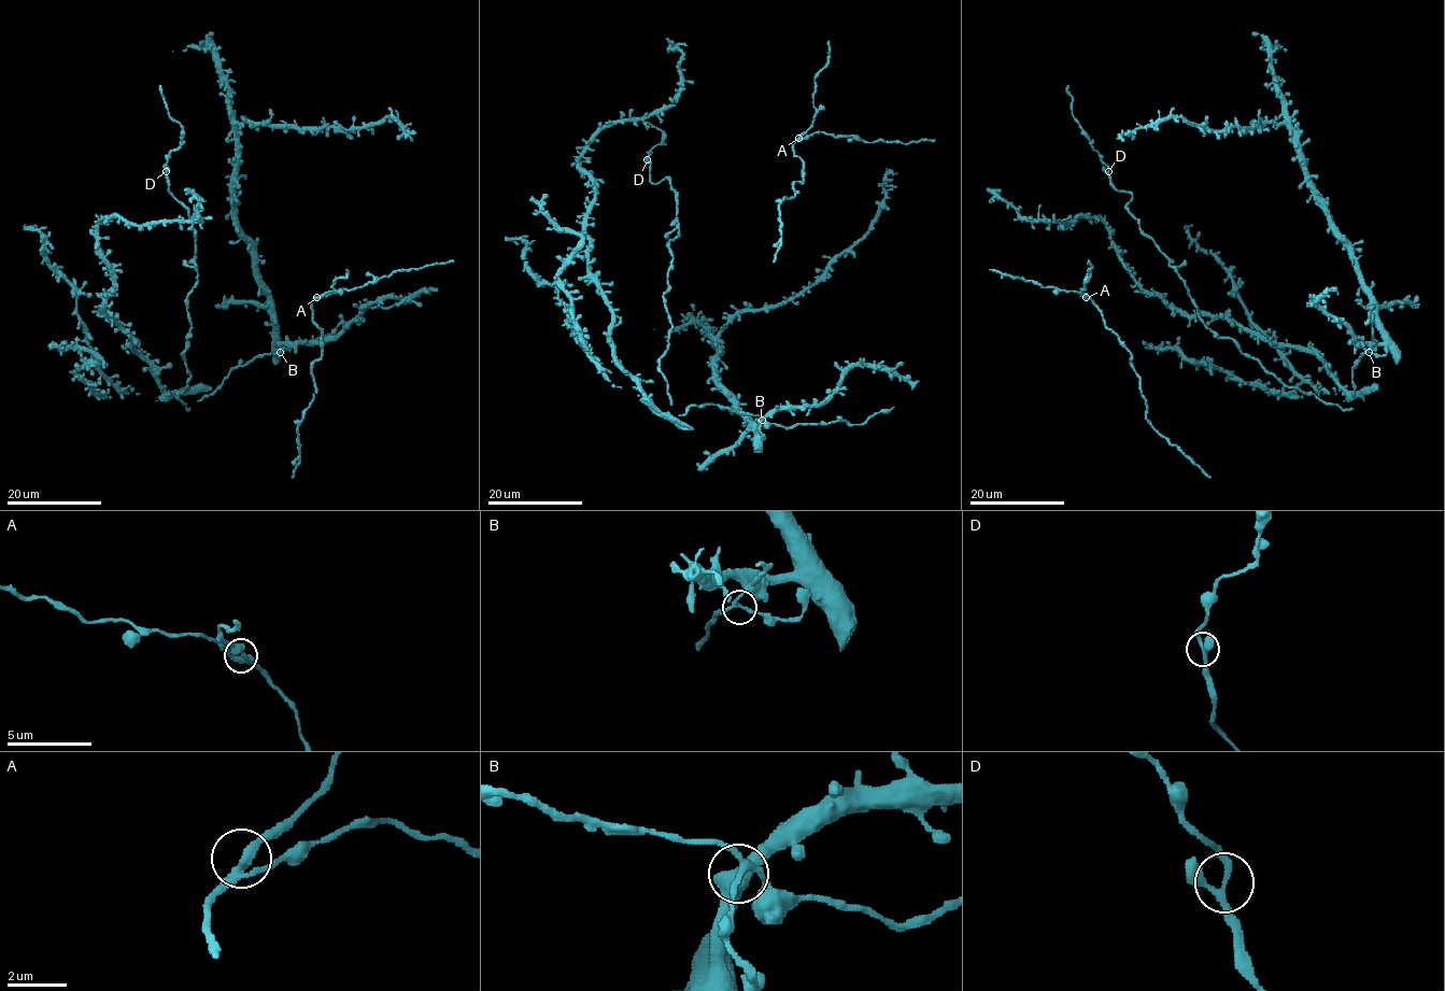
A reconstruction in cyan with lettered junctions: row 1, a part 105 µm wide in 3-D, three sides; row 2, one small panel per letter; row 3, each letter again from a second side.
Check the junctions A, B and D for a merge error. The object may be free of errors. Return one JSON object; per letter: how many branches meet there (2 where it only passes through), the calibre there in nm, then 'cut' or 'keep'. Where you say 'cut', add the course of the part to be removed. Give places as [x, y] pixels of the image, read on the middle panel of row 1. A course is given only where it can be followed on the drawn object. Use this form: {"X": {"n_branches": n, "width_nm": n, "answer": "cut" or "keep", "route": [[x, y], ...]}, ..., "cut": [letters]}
{"A": {"n_branches": 3, "width_nm": 280, "answer": "keep"}, "B": {"n_branches": 3, "width_nm": 180, "answer": "keep"}, "D": {"n_branches": 3, "width_nm": 190, "answer": "keep"}, "cut": []}

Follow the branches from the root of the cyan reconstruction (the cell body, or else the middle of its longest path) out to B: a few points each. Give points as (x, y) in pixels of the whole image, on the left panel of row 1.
B: (235, 216), (235, 225), (253, 251), (255, 269), (270, 299), (275, 339), (283, 349), (280, 352)

